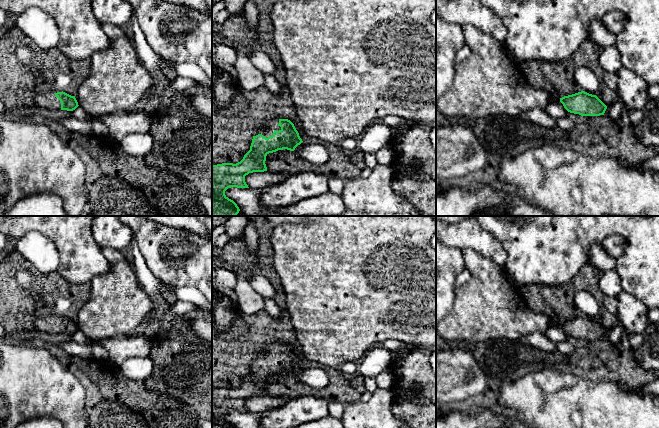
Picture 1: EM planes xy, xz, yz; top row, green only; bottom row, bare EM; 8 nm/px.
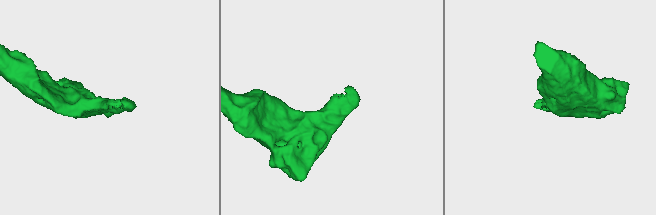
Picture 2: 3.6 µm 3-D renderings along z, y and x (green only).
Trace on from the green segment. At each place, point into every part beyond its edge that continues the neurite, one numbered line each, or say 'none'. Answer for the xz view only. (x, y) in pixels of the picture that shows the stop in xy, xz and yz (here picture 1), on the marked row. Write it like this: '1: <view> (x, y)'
1: xz (267, 129)

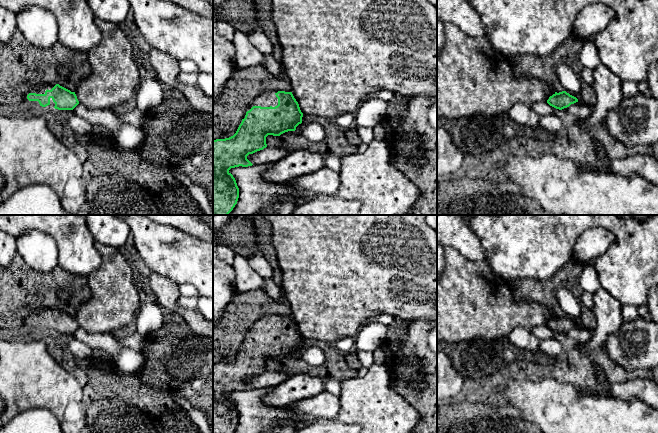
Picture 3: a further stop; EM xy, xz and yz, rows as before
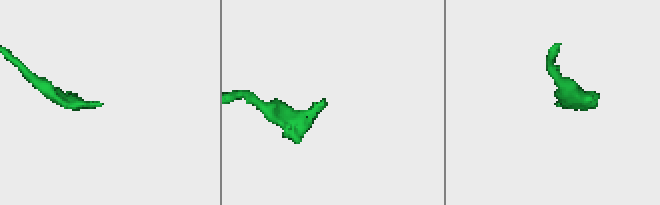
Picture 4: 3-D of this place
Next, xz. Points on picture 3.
1: xz (266, 99)

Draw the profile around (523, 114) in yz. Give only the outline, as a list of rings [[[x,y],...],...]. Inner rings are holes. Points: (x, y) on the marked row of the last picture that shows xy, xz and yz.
[[[517,103],[507,113],[518,126],[535,128],[539,126],[538,115],[530,104]]]

